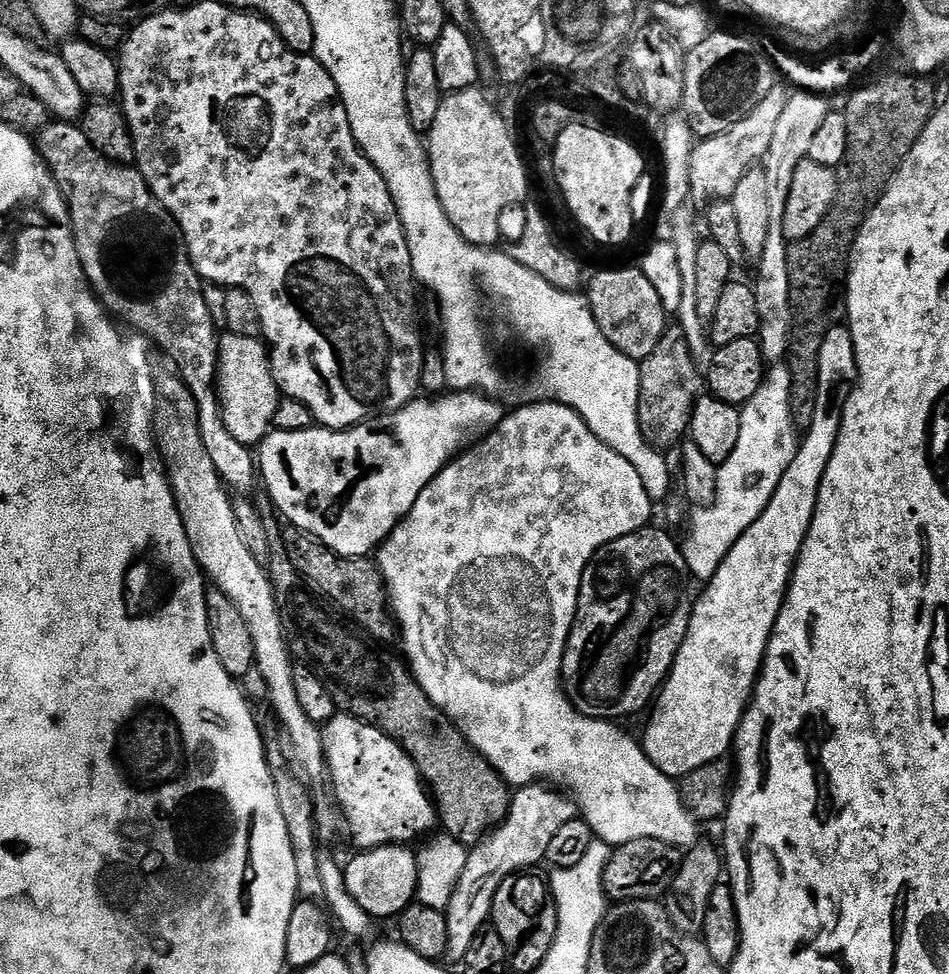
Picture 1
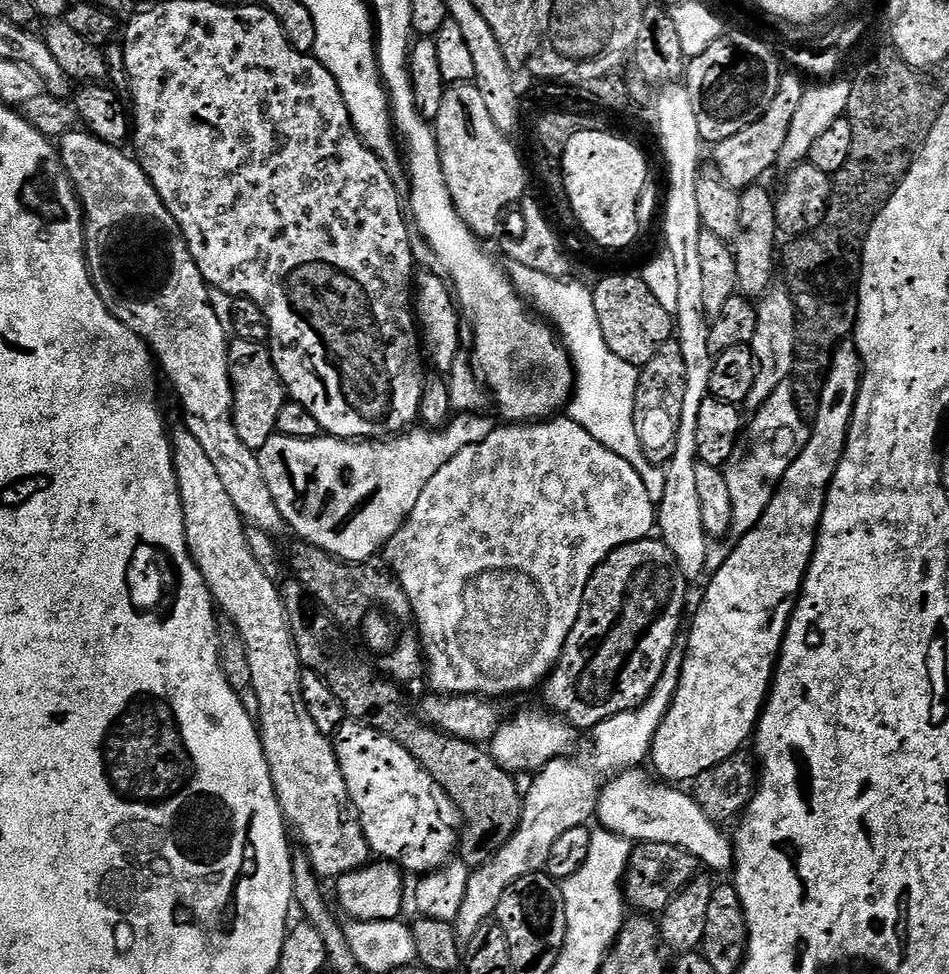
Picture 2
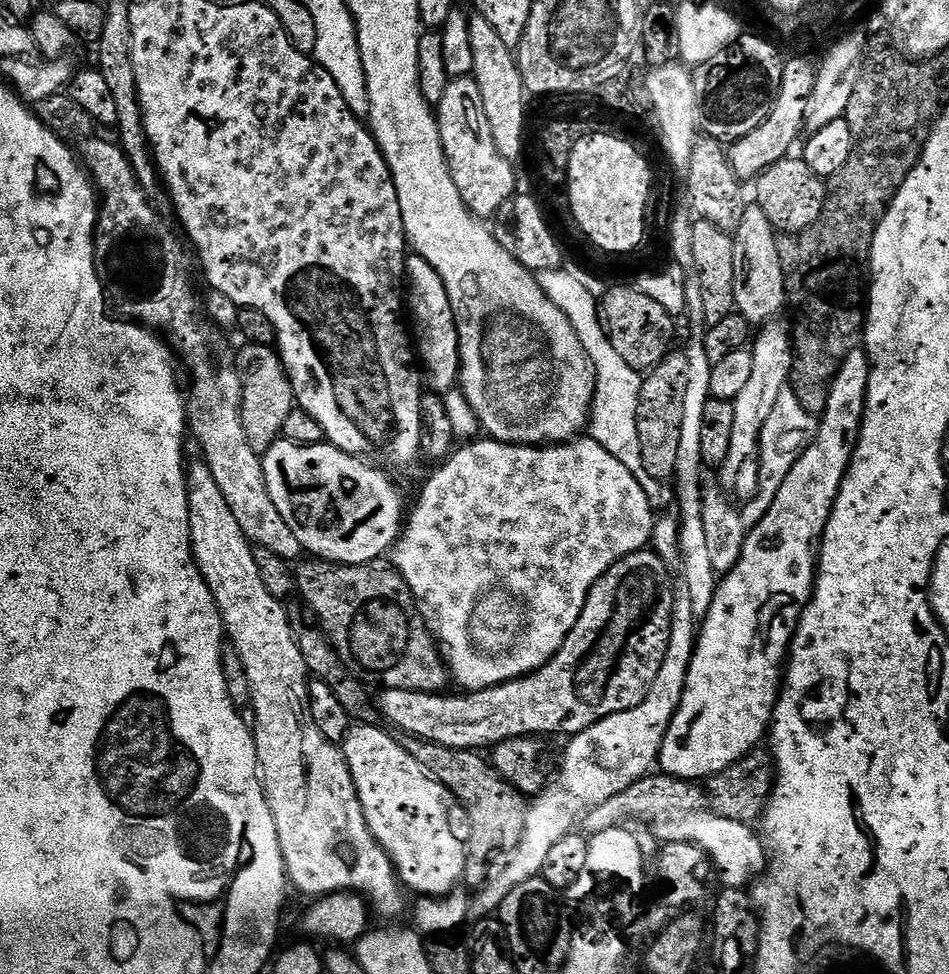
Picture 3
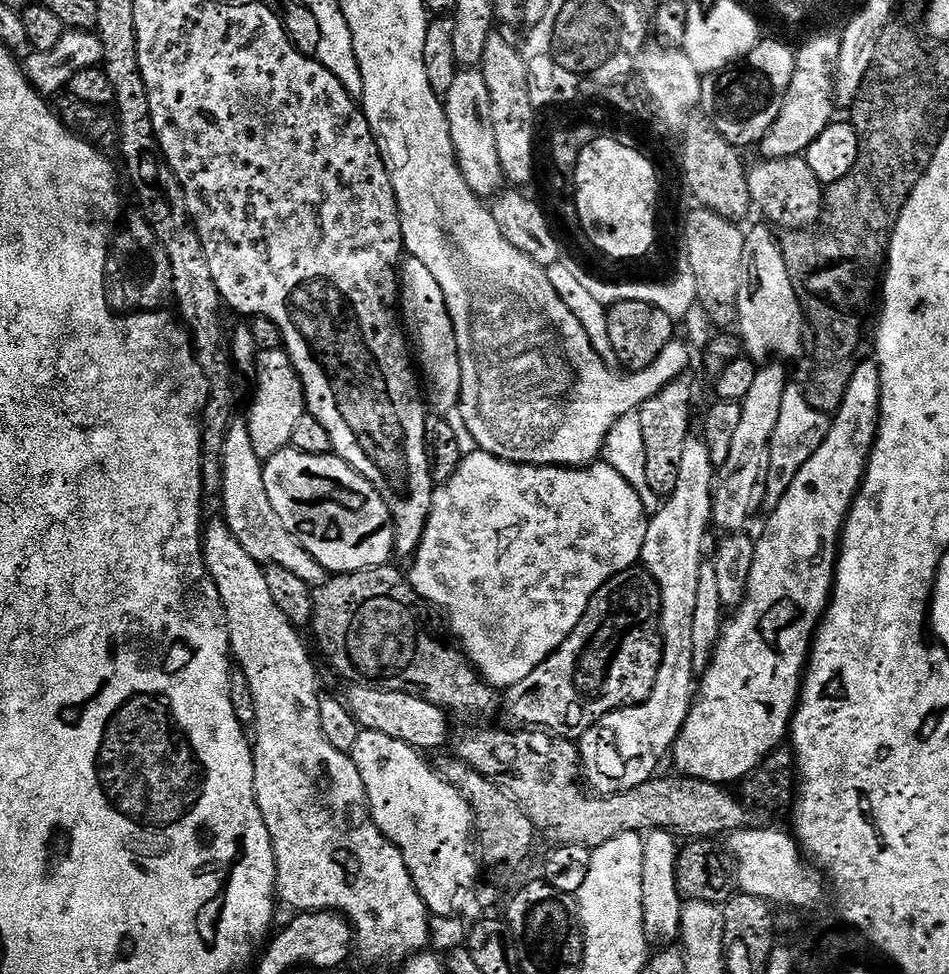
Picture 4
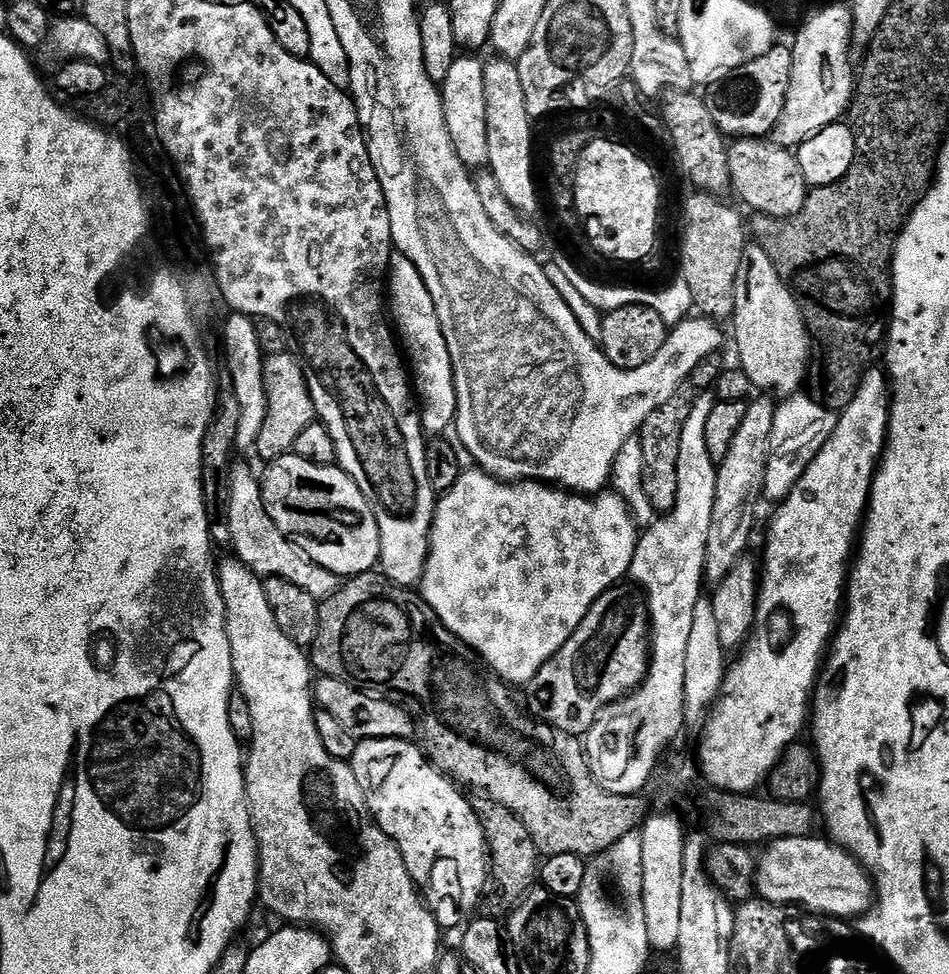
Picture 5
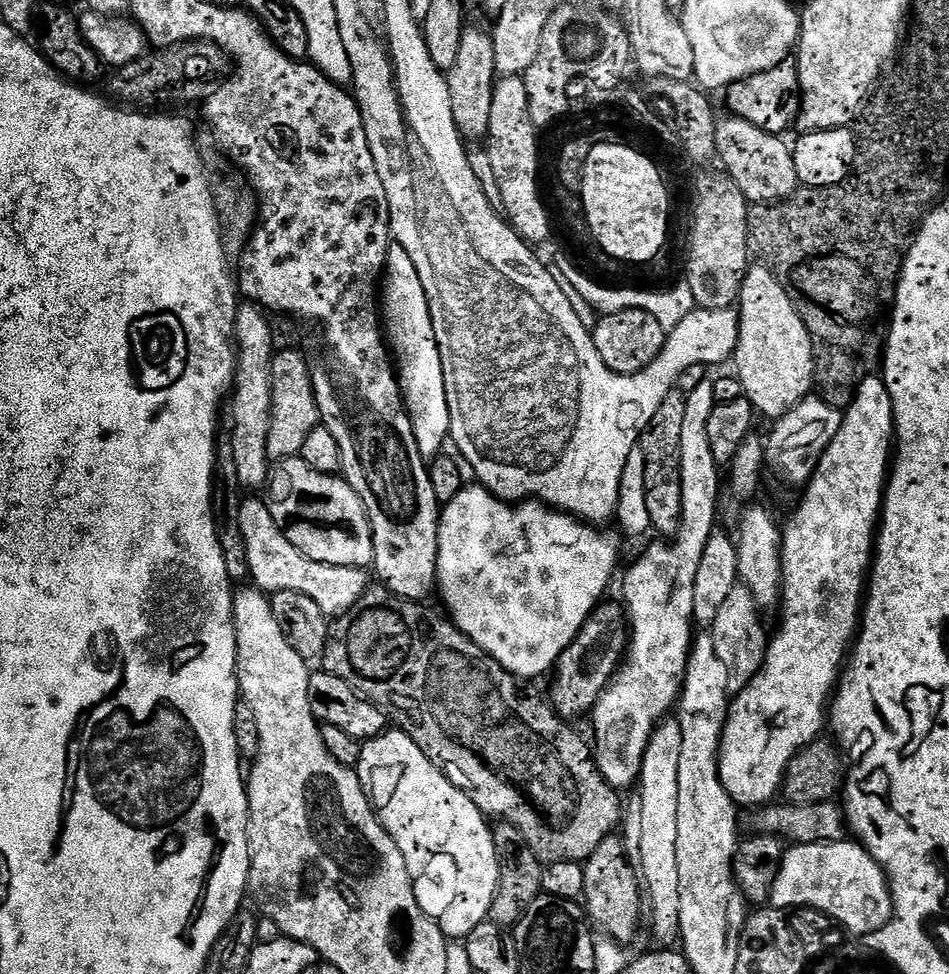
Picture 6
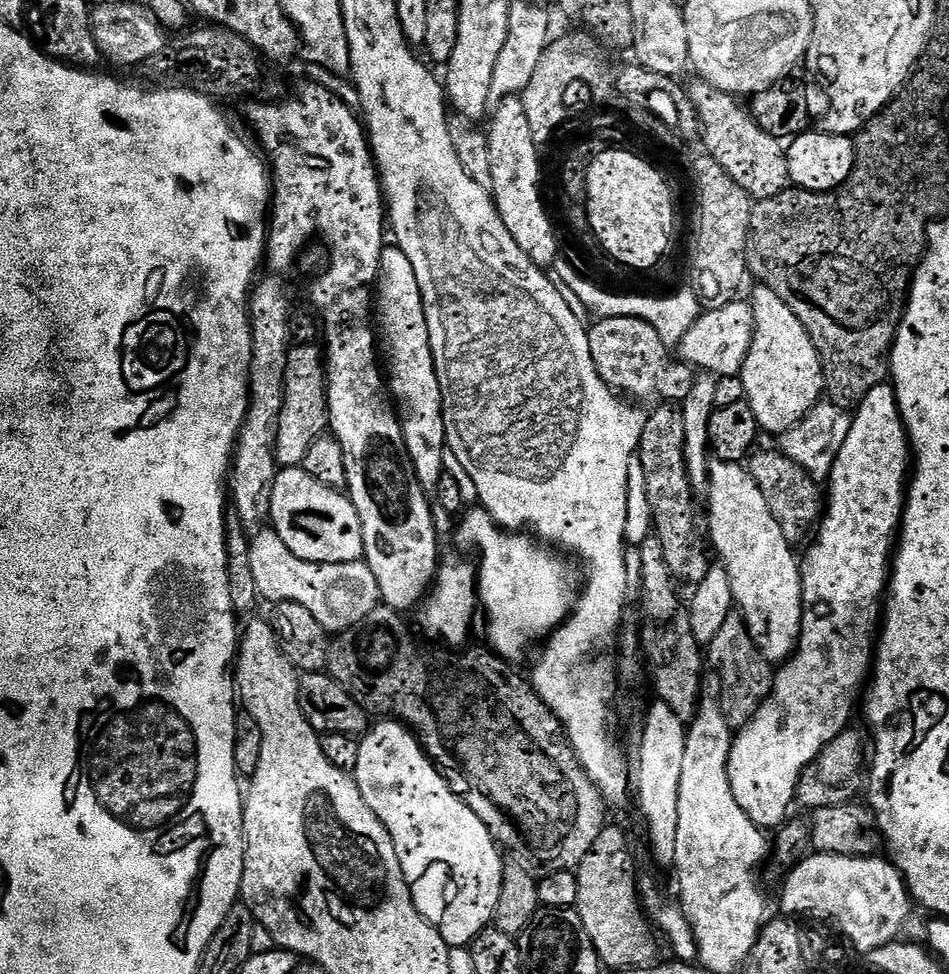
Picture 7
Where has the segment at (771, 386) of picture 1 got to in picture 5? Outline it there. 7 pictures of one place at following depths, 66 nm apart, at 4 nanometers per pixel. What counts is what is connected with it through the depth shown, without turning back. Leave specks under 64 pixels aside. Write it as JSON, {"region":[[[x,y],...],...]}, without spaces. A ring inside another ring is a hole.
{"region":[[[793,394],[781,399],[775,405],[773,432],[769,440],[769,462],[766,466],[763,499],[779,502],[785,500],[794,490],[798,478],[814,462],[814,458],[826,446],[830,434],[834,434],[837,413],[825,408],[819,400],[813,400],[808,394]]]}

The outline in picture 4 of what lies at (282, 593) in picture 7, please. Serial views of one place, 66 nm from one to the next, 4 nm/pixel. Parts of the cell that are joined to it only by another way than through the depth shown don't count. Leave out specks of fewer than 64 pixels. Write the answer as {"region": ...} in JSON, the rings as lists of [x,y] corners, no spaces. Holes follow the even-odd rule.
{"region":[[[233,419],[228,427],[226,442],[222,446],[222,518],[238,539],[246,554],[262,566],[276,564],[289,570],[300,581],[310,586],[318,586],[327,580],[327,569],[323,568],[307,550],[288,532],[283,521],[270,504],[263,477],[264,463],[254,454],[254,445],[250,442],[247,423],[243,419]]]}

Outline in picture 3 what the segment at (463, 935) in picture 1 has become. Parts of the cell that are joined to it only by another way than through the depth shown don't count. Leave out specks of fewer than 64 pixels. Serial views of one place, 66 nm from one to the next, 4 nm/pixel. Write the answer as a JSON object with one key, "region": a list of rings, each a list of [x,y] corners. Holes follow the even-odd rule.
{"region":[[[685,594],[677,595],[676,608],[672,611],[670,646],[654,686],[637,708],[607,716],[565,743],[568,745],[564,748],[560,773],[536,801],[533,799],[529,803],[522,842],[518,842],[516,849],[507,857],[508,865],[497,876],[496,873],[489,875],[483,888],[471,897],[470,912],[473,917],[491,917],[502,906],[506,894],[514,890],[514,886],[522,886],[522,882],[539,876],[550,849],[567,832],[573,831],[588,813],[610,798],[620,796],[631,784],[649,775],[657,767],[662,738],[666,738],[666,730],[682,702],[697,635],[698,619],[691,609],[690,598]]]}

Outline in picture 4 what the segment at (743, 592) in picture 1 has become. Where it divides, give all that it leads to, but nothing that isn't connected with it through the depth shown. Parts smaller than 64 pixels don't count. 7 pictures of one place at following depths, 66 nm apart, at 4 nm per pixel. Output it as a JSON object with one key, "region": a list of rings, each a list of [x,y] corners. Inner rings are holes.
{"region":[[[865,358],[856,365],[840,408],[831,417],[822,446],[818,446],[818,450],[814,450],[814,454],[798,470],[778,506],[767,513],[764,533],[755,537],[756,549],[744,598],[723,621],[711,664],[699,677],[686,722],[672,743],[670,760],[676,763],[677,773],[711,784],[732,786],[749,776],[767,756],[785,743],[792,714],[796,710],[812,637],[820,627],[820,617],[832,595],[844,518],[860,489],[860,483],[864,481],[864,470],[879,423],[880,365],[875,359]]]}

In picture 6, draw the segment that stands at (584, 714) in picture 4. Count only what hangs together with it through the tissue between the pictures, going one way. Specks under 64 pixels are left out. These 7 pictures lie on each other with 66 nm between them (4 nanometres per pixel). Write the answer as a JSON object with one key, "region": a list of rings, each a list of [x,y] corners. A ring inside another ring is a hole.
{"region":[[[601,603],[588,617],[572,645],[556,661],[556,681],[552,684],[550,703],[558,716],[573,718],[572,716],[580,716],[583,712],[591,713],[625,659],[630,643],[630,621],[623,603],[608,603]]]}

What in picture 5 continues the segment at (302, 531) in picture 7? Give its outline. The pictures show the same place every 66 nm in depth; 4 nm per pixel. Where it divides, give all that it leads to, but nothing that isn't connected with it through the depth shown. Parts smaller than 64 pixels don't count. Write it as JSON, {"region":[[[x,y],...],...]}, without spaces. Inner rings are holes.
{"region":[[[288,453],[271,461],[261,477],[263,501],[276,526],[309,560],[339,578],[371,572],[380,563],[380,527],[362,490],[339,465],[310,463]]]}

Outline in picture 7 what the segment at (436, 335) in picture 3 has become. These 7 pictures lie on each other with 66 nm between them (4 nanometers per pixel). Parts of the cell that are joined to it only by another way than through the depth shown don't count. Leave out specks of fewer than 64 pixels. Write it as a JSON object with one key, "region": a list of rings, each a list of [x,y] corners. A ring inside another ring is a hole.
{"region":[[[385,246],[382,250],[374,289],[374,320],[378,325],[378,344],[386,365],[386,384],[395,407],[402,410],[404,441],[412,465],[420,485],[426,490],[434,490],[446,472],[442,390],[430,350],[430,330],[426,326],[422,290],[418,290],[418,278],[414,275],[414,266],[410,266],[410,258],[395,246]]]}

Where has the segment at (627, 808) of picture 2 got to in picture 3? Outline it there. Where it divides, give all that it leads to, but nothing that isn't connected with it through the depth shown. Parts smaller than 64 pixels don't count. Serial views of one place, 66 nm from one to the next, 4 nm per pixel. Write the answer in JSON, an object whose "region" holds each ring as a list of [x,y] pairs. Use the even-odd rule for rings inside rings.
{"region":[[[711,810],[690,812],[665,819],[659,828],[661,841],[681,840],[702,849],[712,859],[715,875],[725,888],[747,889],[757,879],[761,869],[765,867],[766,844],[758,835],[757,829],[755,832],[755,827],[742,822],[734,822],[730,818],[722,818]]]}

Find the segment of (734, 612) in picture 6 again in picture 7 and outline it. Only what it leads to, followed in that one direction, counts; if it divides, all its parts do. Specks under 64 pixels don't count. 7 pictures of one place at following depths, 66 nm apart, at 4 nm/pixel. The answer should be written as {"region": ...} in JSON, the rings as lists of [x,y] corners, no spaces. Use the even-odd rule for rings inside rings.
{"region":[[[732,614],[719,628],[714,640],[706,646],[706,664],[721,680],[720,704],[732,726],[743,726],[760,708],[760,703],[772,693],[773,665],[758,650],[750,638],[743,616]]]}

